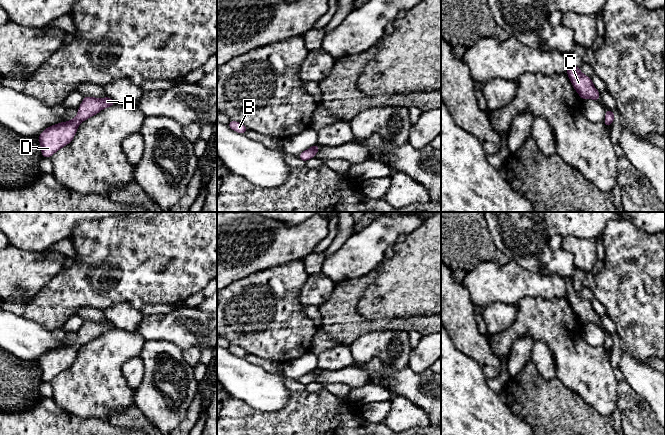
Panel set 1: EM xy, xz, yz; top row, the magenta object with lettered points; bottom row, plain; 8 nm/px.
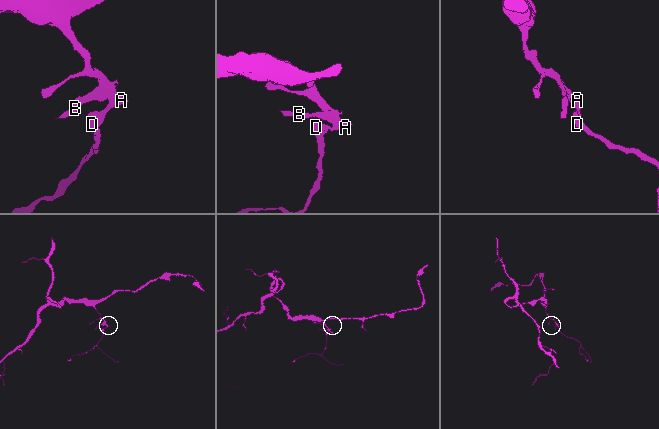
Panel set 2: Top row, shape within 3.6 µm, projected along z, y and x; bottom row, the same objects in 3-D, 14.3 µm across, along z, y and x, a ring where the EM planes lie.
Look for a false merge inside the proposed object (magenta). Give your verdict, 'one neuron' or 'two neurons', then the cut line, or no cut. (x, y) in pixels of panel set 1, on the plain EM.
one neuron | no cut

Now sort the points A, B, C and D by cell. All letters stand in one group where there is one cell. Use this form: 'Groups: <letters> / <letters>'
Groups: A B C D

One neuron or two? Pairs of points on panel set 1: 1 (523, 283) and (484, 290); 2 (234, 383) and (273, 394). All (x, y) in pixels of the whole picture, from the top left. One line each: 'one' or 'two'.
1: one
2: one

